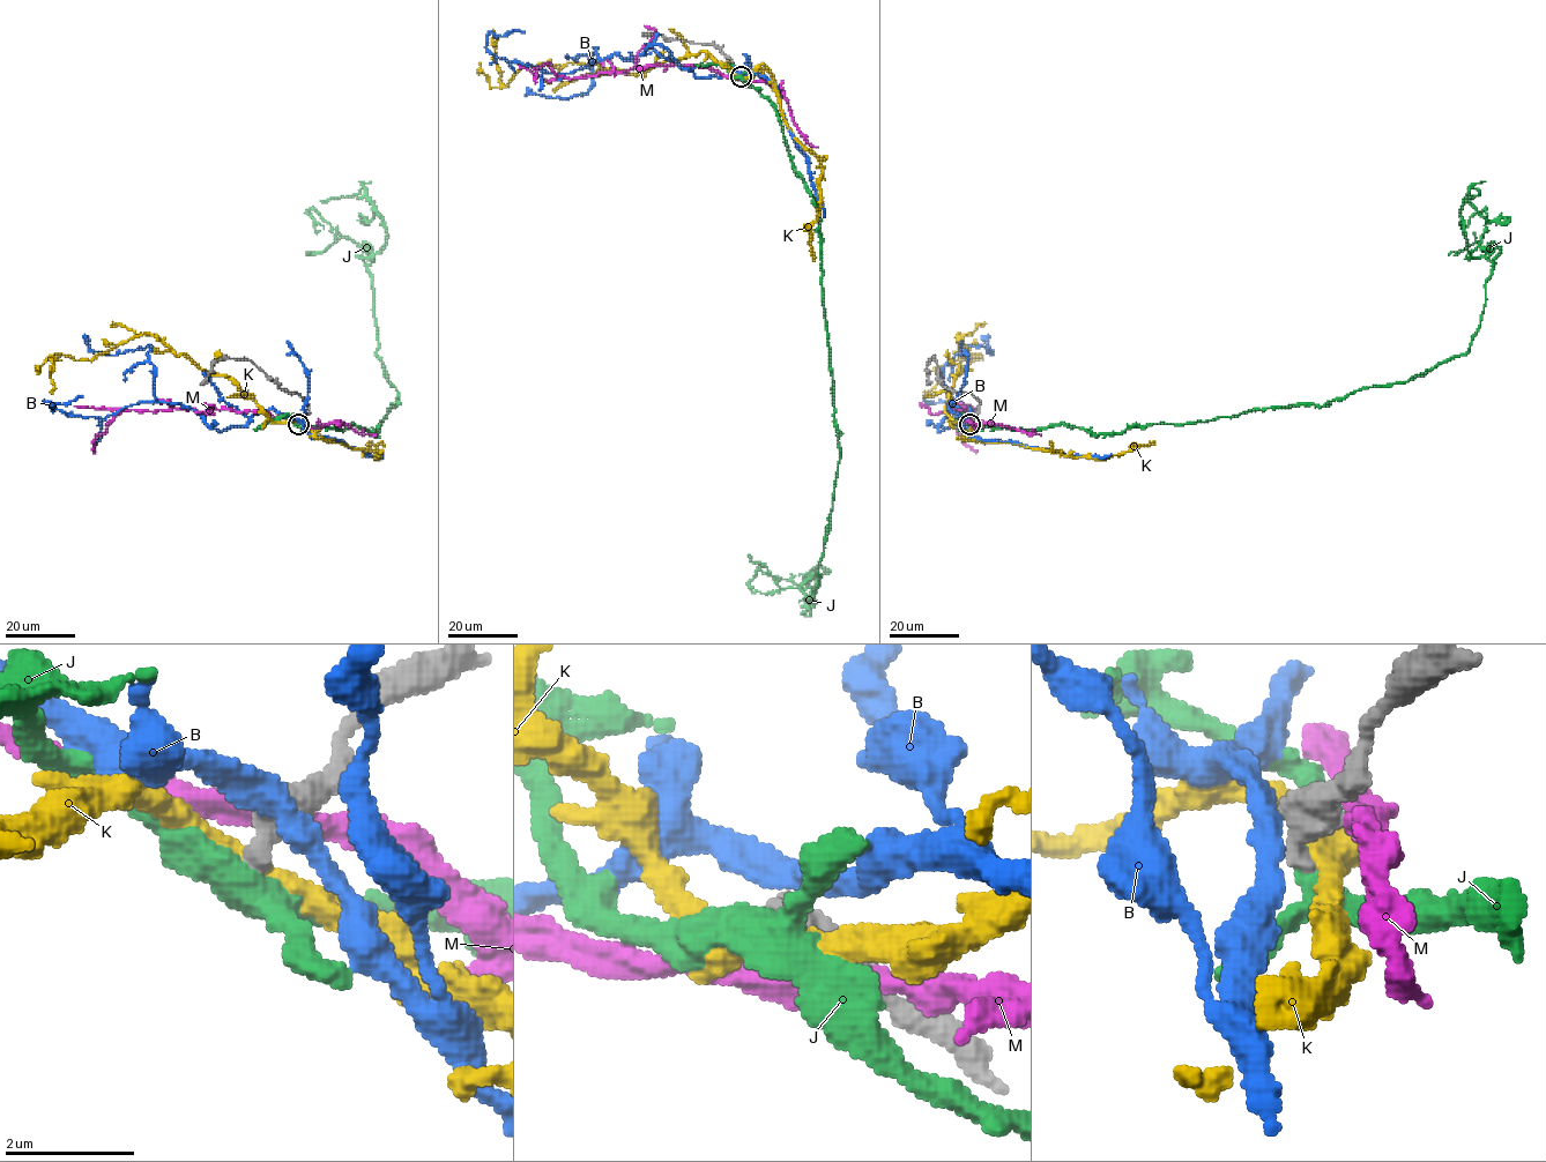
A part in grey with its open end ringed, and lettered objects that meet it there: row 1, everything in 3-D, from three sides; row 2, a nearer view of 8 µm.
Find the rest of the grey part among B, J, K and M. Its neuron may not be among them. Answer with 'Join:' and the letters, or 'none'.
Join: none

